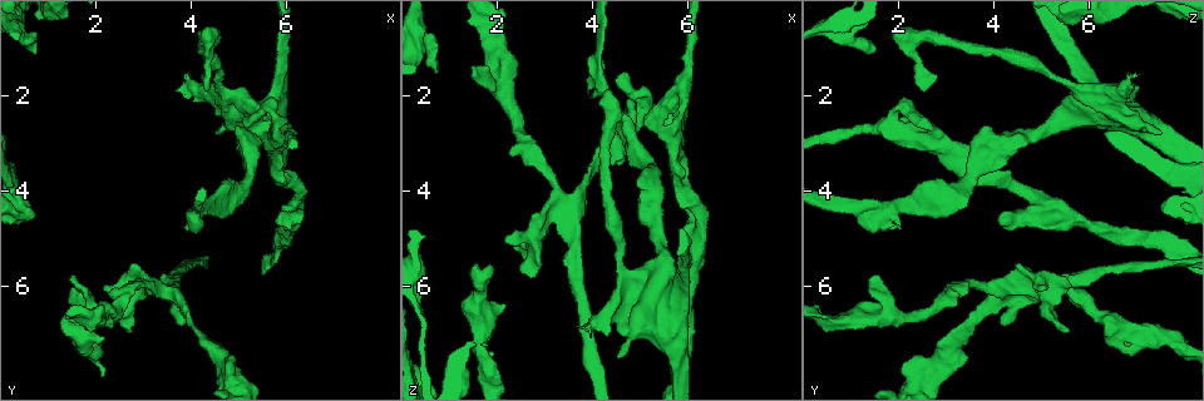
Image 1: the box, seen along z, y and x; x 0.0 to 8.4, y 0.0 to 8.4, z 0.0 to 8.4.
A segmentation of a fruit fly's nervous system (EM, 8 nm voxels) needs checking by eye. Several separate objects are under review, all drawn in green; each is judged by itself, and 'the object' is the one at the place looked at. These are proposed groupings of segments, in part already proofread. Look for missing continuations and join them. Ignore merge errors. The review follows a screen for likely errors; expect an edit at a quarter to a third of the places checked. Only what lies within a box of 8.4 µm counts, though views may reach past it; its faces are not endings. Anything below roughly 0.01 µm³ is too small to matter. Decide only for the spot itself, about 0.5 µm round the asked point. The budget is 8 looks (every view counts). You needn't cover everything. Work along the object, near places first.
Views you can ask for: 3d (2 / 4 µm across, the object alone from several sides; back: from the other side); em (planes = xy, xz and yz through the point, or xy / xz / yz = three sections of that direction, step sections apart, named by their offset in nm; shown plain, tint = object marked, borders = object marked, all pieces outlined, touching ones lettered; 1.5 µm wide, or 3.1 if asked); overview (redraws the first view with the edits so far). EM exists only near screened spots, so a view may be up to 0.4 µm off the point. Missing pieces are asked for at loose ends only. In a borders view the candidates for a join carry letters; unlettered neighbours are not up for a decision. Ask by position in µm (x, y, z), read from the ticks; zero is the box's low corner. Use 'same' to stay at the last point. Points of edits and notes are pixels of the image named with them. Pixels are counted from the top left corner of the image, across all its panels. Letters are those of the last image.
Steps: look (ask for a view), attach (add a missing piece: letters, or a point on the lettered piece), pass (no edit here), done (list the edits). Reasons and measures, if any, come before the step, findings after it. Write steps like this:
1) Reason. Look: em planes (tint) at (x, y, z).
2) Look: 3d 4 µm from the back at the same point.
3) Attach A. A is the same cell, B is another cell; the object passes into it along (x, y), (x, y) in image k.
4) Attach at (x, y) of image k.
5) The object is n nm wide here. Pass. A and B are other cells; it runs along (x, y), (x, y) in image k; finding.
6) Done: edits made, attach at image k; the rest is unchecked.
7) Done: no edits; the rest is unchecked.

Branch stops here. Look: em planes (tint) at (0.75, 1.10, 1.55).

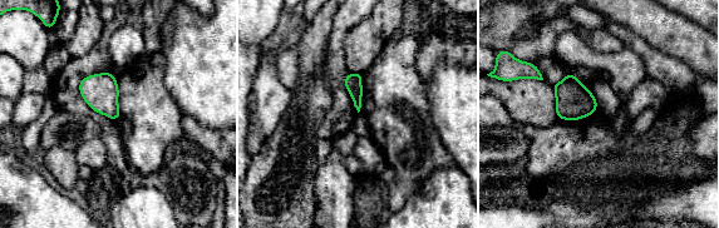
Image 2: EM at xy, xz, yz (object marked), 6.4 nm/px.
Look: em planes (borders) at the same point.

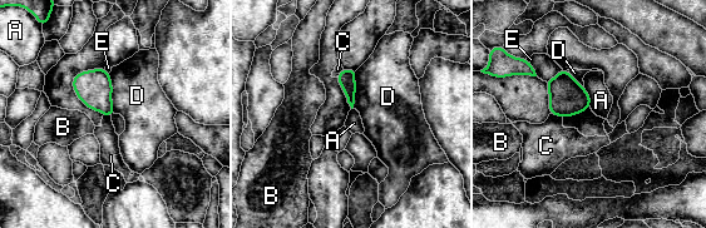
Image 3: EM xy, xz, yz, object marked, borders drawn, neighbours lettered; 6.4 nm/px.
Pass. A, B, C, D and E are other cells; a border runs along (583, 88), (590, 97), (591, 107) in image 3; none of them fits.

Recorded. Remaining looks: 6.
Branch stops here. Look: 3d 2 µm at (1.55, 5.75, 1.45).

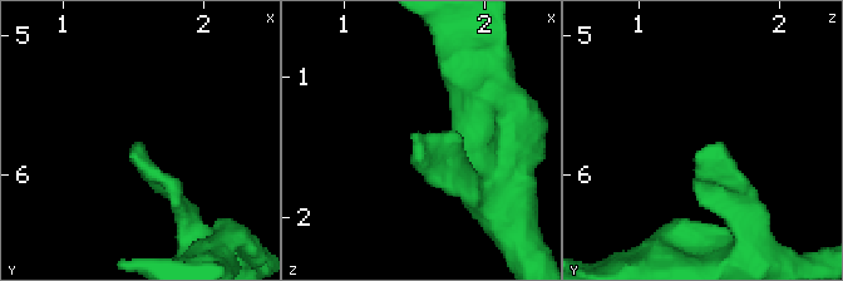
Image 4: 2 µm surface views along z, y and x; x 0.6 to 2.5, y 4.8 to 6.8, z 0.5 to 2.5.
Need the tissue. Look: em xy step 8 (tint) at (1.52, 5.78, 1.48).

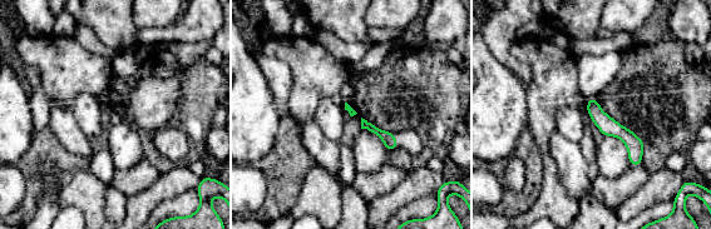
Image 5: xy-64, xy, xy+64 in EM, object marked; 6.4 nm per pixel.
Look: em xy step 8 (borders) at the same point.

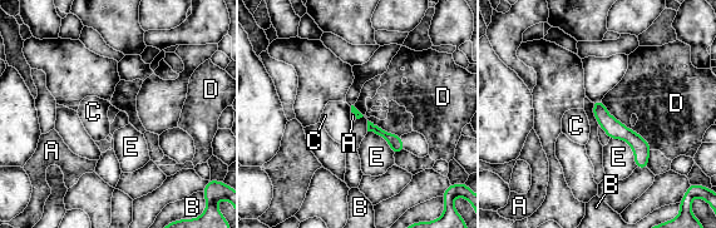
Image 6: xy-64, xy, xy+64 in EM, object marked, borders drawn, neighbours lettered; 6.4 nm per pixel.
Pass. A, B, C, D and E are other cells; a border runs along (601, 100), (651, 149) in image 6; none of them fits.

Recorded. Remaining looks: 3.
Free end. Look: em planes (tint) at (3.85, 4.80, 1.70).

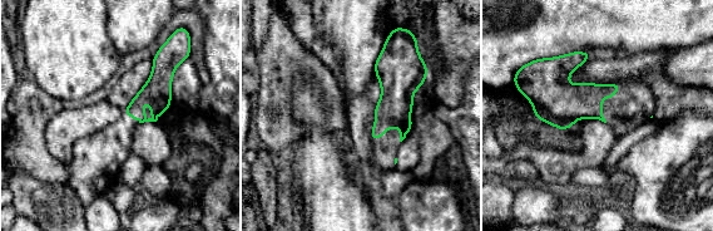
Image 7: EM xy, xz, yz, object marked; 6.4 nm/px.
Look: em planes (borders) at the same point.

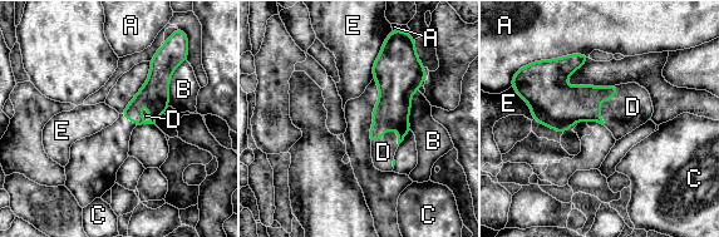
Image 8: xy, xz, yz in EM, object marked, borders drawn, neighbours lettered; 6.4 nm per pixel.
The longest contact is with A, 340 nm. Attach D. D is the same cell, A, B, C and E are other cells; the object passes into it along (565, 104), (602, 99), (633, 107) in image 8; it goes on there.

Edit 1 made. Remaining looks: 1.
Done: edits made, attach at image 8; the rest is unchecked.

